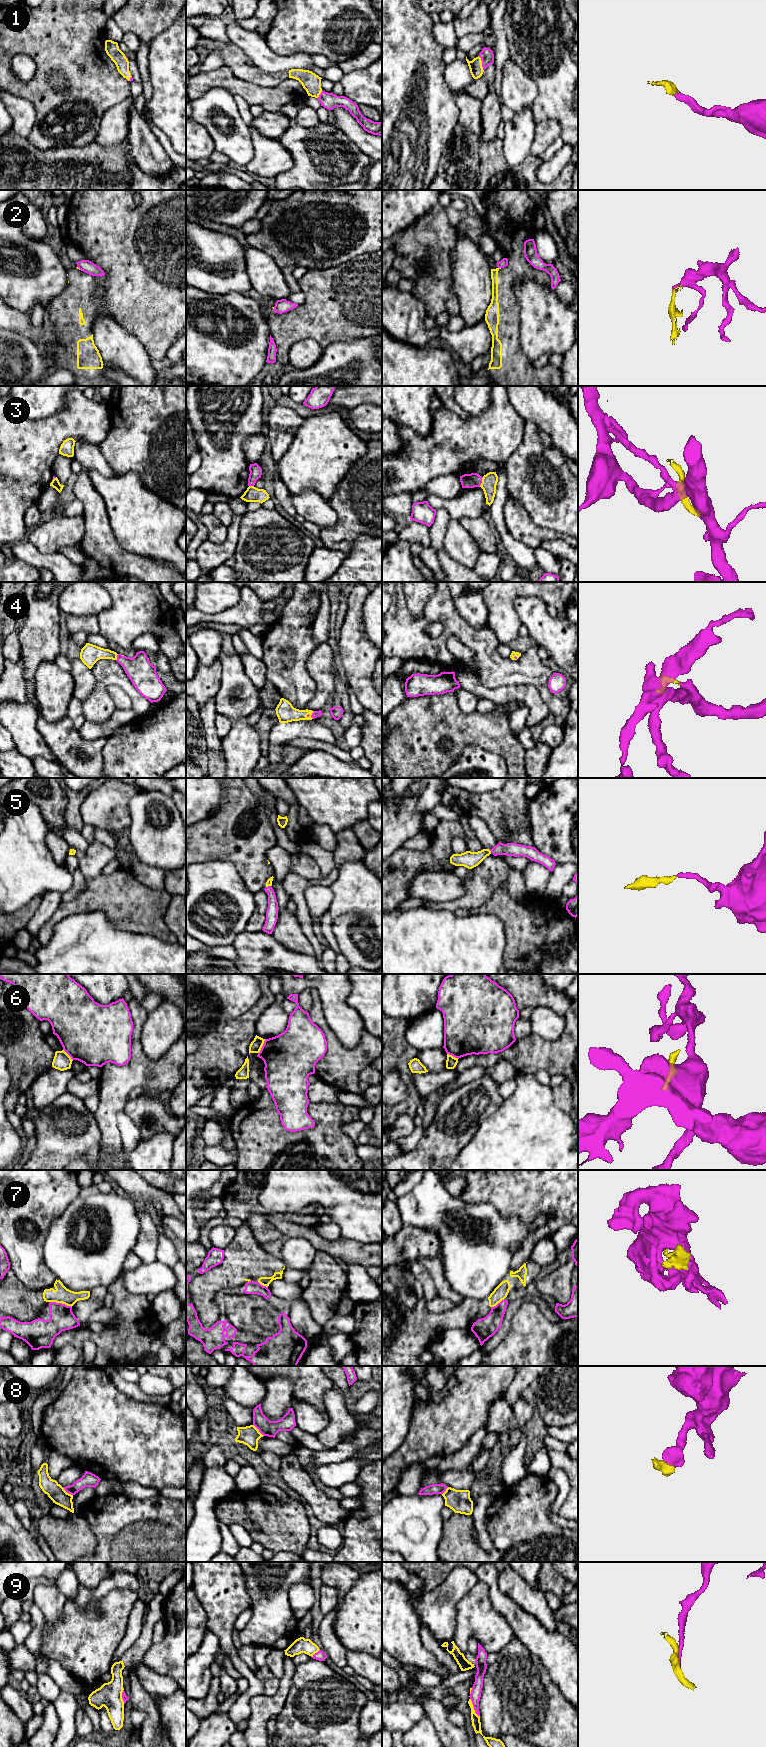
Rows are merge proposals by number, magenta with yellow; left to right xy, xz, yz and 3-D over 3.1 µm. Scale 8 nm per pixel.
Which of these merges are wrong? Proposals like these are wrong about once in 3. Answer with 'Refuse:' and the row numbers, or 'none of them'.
Refuse: 2, 3, 6, 7, 8, 9

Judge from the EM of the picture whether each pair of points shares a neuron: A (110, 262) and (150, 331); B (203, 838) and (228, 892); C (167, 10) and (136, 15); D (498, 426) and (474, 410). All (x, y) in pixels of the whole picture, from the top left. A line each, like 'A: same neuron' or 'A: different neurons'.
A: same neuron
B: different neurons
C: same neuron
D: different neurons

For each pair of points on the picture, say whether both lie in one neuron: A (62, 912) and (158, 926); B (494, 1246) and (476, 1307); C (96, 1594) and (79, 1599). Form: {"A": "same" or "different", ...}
{"A": "same", "B": "different", "C": "same"}

